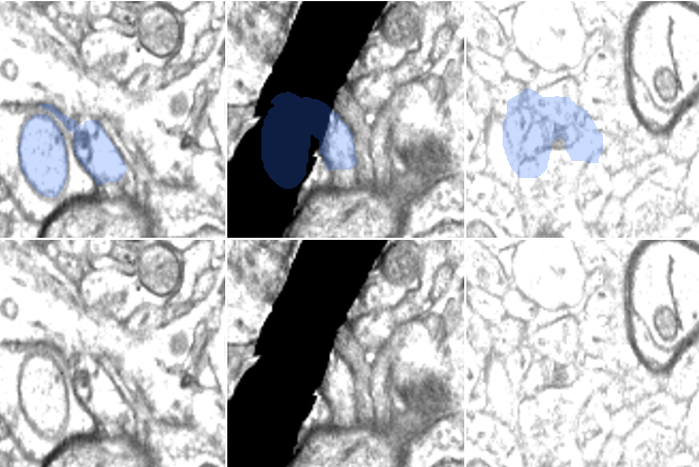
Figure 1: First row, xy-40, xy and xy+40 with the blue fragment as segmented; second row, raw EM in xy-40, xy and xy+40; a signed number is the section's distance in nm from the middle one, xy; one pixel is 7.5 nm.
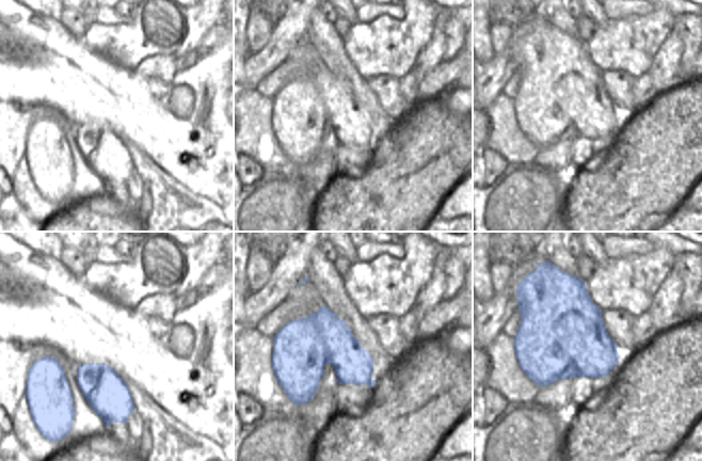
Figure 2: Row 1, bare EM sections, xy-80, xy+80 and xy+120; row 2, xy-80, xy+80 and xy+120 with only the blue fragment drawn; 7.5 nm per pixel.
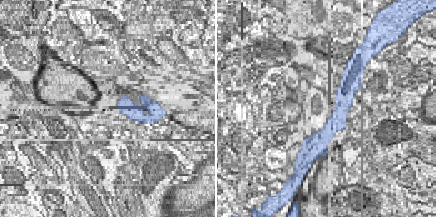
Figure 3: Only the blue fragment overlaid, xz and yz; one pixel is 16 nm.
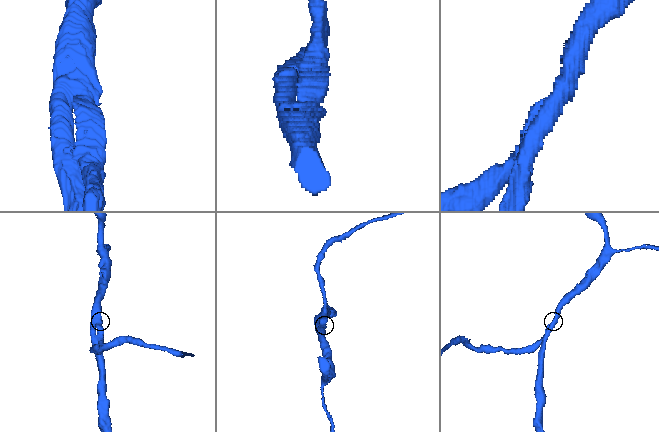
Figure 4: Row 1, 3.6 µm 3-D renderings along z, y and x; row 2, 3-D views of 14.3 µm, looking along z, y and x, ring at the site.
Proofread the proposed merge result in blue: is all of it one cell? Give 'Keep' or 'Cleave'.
Keep

